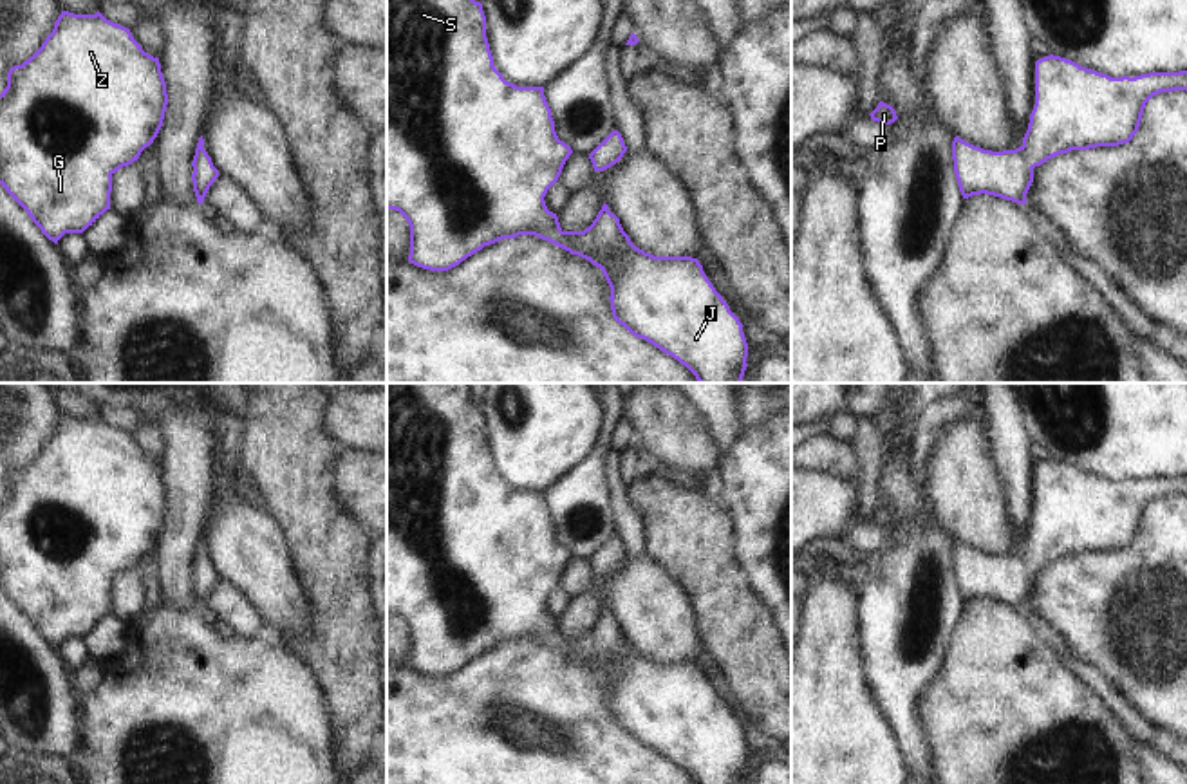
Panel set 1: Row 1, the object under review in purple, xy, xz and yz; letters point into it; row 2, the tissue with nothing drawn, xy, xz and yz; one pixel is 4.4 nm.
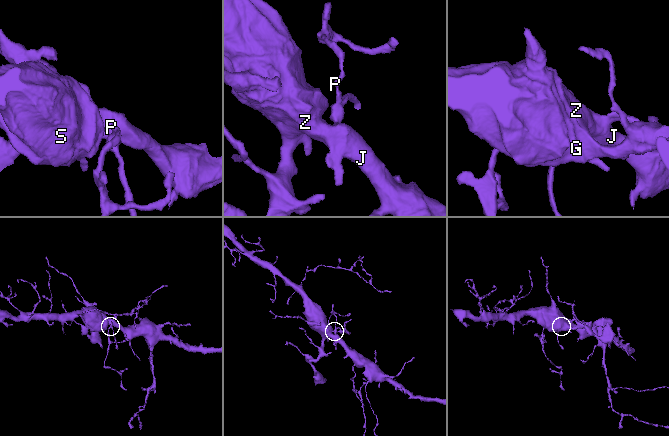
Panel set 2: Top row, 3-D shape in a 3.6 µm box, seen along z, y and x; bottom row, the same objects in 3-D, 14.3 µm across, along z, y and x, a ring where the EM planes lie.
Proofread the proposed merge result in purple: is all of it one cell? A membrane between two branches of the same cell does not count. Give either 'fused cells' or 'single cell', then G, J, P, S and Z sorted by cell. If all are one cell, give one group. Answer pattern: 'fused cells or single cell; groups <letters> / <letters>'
single cell; groups G J P S Z

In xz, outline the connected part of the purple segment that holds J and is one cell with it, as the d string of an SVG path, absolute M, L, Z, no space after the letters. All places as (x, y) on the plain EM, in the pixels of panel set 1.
M387 383L387 614L399 616L410 630L410 659L408 667L430 674L448 676L463 665L481 656L484 650L495 649L502 643L515 643L519 639L535 639L547 645L571 659L578 659L600 672L611 692L612 723L623 730L636 742L647 744L665 759L685 770L696 784L743 784L748 771L748 748L743 737L743 728L730 715L728 708L715 695L712 686L703 676L697 663L692 661L654 661L636 652L629 639L623 636L620 623L609 616L603 607L596 623L584 636L564 636L556 618L546 611L547 594L558 585L562 573L569 560L571 551L558 544L551 513L544 500L544 491L517 491L502 482L493 470L493 461L486 443L486 421L482 408L475 406L470 399L468 383Z

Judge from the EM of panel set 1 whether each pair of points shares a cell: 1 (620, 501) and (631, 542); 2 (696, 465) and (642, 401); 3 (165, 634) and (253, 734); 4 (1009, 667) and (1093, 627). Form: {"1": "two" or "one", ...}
{"1": "one", "2": "one", "3": "one", "4": "two"}

